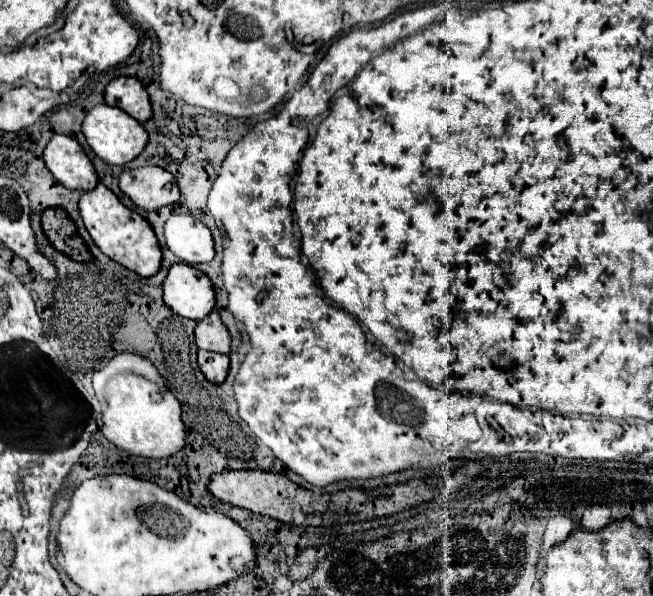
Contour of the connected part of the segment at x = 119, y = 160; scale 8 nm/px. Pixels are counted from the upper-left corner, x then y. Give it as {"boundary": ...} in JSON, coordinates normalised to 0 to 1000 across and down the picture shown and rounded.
{"boundary":[[[150,174],[132,191],[132,198],[126,205],[126,221],[132,228],[135,245],[162,275],[184,275],[184,279],[196,275],[199,268],[205,268],[208,258],[217,255],[217,248],[227,238],[227,225],[221,221],[217,208],[211,201],[196,195],[190,185],[184,185],[178,178],[165,178],[165,174]]]}

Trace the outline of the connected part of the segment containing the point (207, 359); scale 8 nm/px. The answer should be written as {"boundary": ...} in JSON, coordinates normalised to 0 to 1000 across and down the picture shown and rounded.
{"boundary":[[[303,587],[303,614],[309,628],[325,641],[325,644],[340,644],[346,628],[349,628],[349,597],[334,594],[334,591],[319,591],[319,587]]]}

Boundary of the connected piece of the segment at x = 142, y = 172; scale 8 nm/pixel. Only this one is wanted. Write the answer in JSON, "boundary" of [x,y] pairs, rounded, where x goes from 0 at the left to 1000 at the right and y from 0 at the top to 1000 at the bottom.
{"boundary":[[[242,279],[196,282],[184,292],[181,312],[217,352],[242,352],[276,332],[266,295]]]}

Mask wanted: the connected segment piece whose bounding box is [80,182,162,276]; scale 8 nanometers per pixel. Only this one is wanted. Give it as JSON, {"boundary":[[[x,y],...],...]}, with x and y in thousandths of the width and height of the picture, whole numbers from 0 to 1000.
{"boundary":[[[156,305],[147,309],[144,319],[135,319],[123,329],[123,362],[138,389],[144,409],[175,440],[187,443],[190,450],[214,460],[214,463],[236,463],[248,440],[248,423],[242,403],[236,396],[233,379],[205,352],[193,349],[172,319],[165,319]]]}

